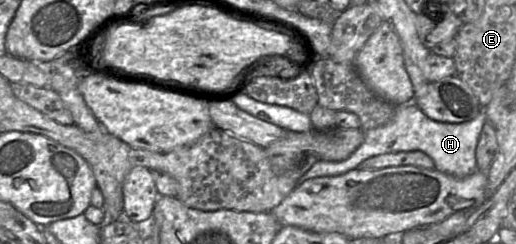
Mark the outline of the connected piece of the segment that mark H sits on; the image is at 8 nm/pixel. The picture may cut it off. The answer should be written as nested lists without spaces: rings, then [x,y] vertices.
[[[415,103],[398,105],[388,123],[364,131],[363,143],[347,159],[338,162],[318,161],[302,176],[298,183],[311,178],[344,174],[357,169],[363,161],[373,156],[416,150],[424,152],[432,158],[436,170],[456,177],[465,177],[477,170],[476,146],[486,121],[486,116],[481,111],[476,118],[467,122],[437,122],[426,116]]]

